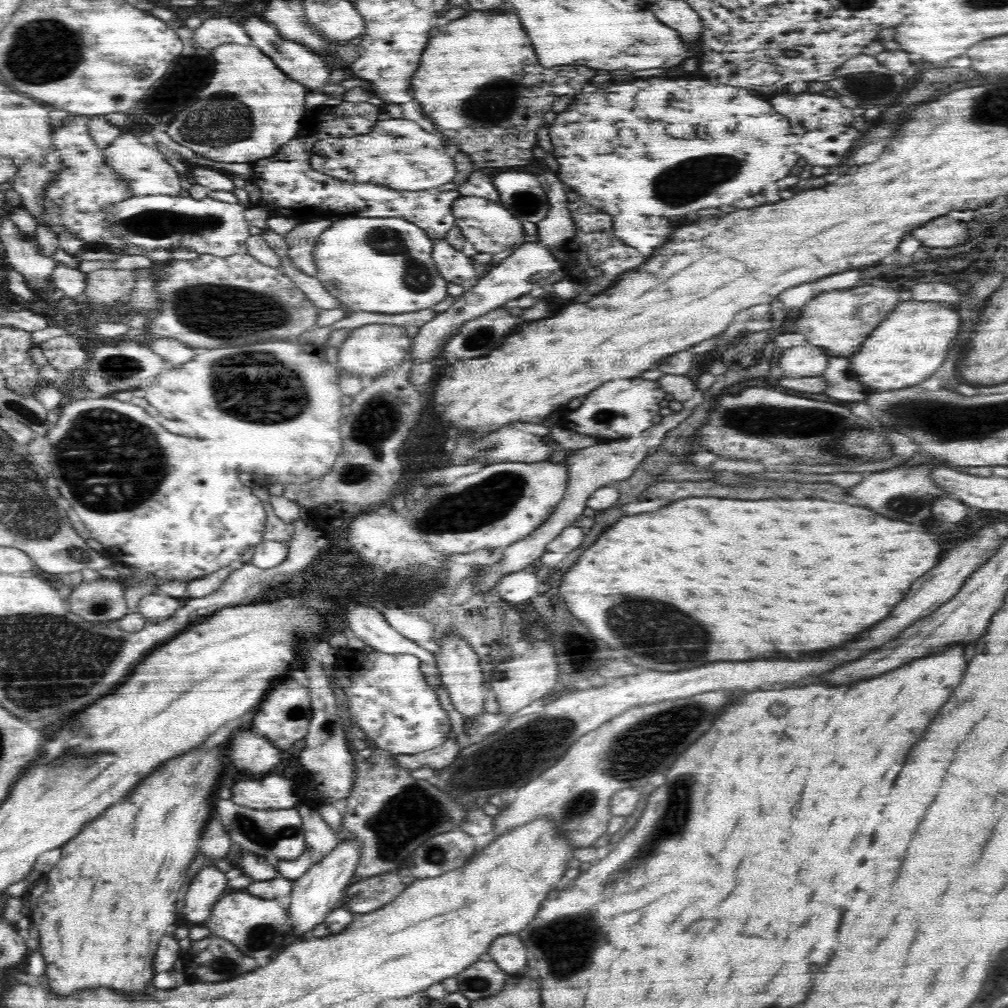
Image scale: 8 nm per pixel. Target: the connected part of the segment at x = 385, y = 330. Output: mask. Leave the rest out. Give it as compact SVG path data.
M366 324L362 328L356 328L338 351L338 368L345 373L356 376L379 377L390 367L394 367L406 358L414 346L414 338L410 338L404 330L397 325Z

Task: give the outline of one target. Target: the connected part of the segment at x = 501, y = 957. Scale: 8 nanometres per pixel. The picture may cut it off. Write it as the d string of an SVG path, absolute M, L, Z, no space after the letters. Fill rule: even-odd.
M508 934L508 936L500 936L492 942L490 956L502 970L506 972L524 972L526 962L528 962L528 954L526 954L526 946L520 942L520 938L516 934Z

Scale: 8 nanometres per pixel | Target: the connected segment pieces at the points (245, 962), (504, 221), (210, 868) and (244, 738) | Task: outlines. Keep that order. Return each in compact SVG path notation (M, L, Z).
M207 936L201 940L191 941L191 947L182 954L181 967L184 978L188 983L196 981L205 983L219 983L224 980L232 980L244 972L250 972L258 968L256 960L250 956L242 954L237 946L234 946L229 940Z
M476 196L461 197L454 203L454 216L456 225L466 234L466 238L473 244L475 250L479 252L490 252L496 255L504 250L514 250L520 243L524 242L524 226L512 213L504 208L499 202L492 203L484 198Z
M212 864L203 866L186 886L184 908L186 920L194 925L204 924L215 902L228 889L226 873Z
M240 732L240 734L234 738L234 748L232 749L232 752L228 752L232 766L234 766L236 771L240 770L240 772L244 772L248 778L258 778L260 774L270 772L276 764L282 766L280 760L282 760L282 754L284 754L284 752L272 746L268 740L260 738L260 735L256 735L254 732L252 732L252 734L250 734L250 732Z

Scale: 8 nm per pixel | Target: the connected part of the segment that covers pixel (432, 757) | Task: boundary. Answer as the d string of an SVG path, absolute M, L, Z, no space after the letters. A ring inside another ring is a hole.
M451 734L446 738L444 744L436 746L436 748L430 748L416 755L394 755L394 761L398 767L404 770L412 771L424 767L440 770L450 766L458 758L460 750L462 750L460 743L456 741L455 735Z

